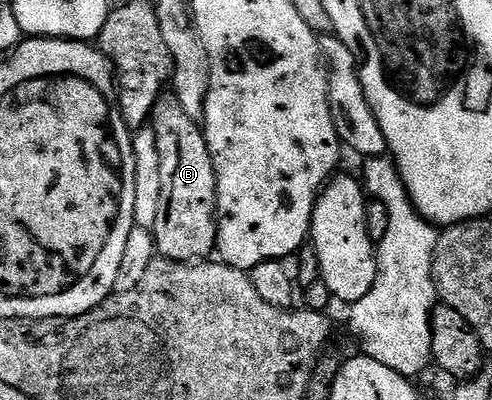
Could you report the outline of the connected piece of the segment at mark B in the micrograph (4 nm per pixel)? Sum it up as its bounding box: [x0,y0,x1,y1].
[148,93,218,263]

